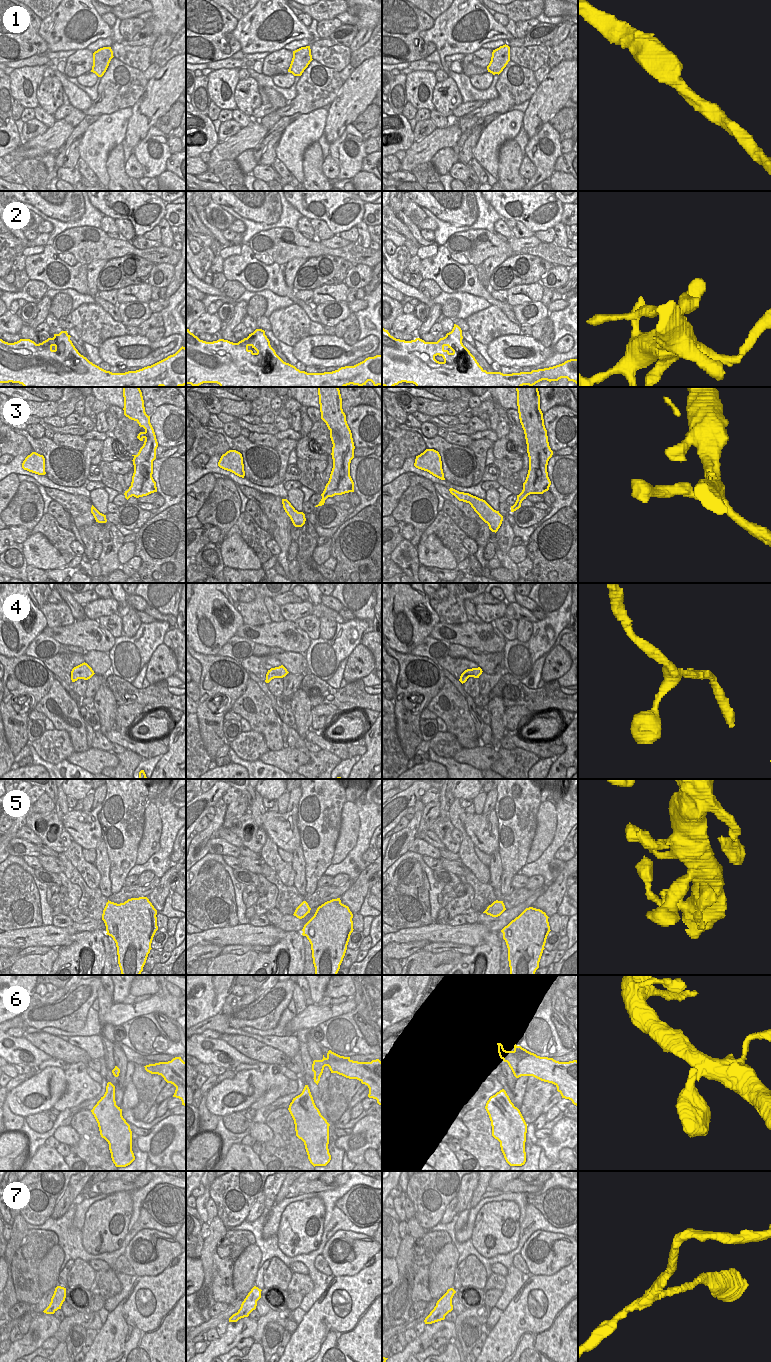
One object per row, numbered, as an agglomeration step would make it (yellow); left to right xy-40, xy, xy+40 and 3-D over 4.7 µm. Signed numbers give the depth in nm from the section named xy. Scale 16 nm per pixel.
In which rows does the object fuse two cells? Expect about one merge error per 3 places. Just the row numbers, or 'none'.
none

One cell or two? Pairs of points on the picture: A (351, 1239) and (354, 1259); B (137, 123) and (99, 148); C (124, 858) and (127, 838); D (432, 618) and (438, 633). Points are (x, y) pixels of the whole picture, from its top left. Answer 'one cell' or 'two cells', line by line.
A: one cell
B: two cells
C: one cell
D: two cells

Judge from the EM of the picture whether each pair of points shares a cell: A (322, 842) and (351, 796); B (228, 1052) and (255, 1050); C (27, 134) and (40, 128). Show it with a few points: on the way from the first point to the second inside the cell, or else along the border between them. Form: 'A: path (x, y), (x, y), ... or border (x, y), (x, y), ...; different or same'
A: border (344, 789), (346, 800); different
B: border (219, 1037), (241, 1053), (259, 1061); different
C: path (30, 133), (37, 130); same

